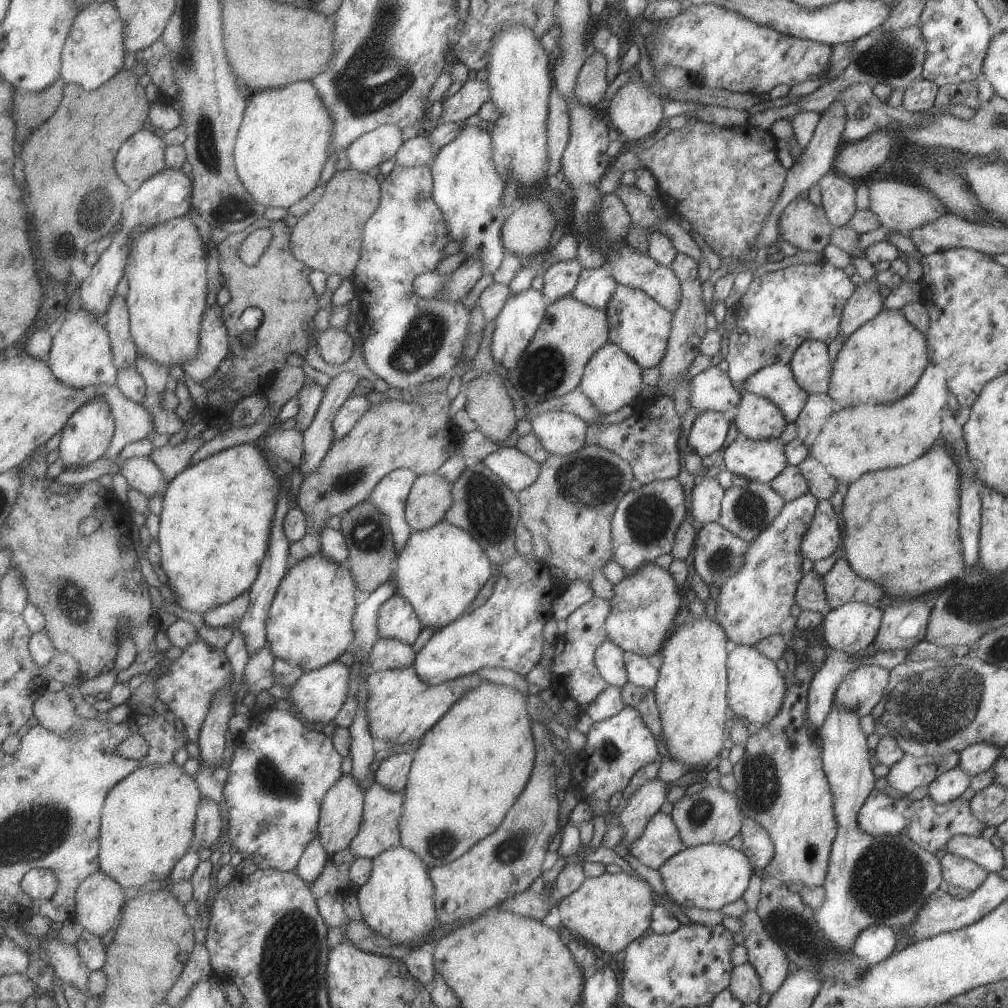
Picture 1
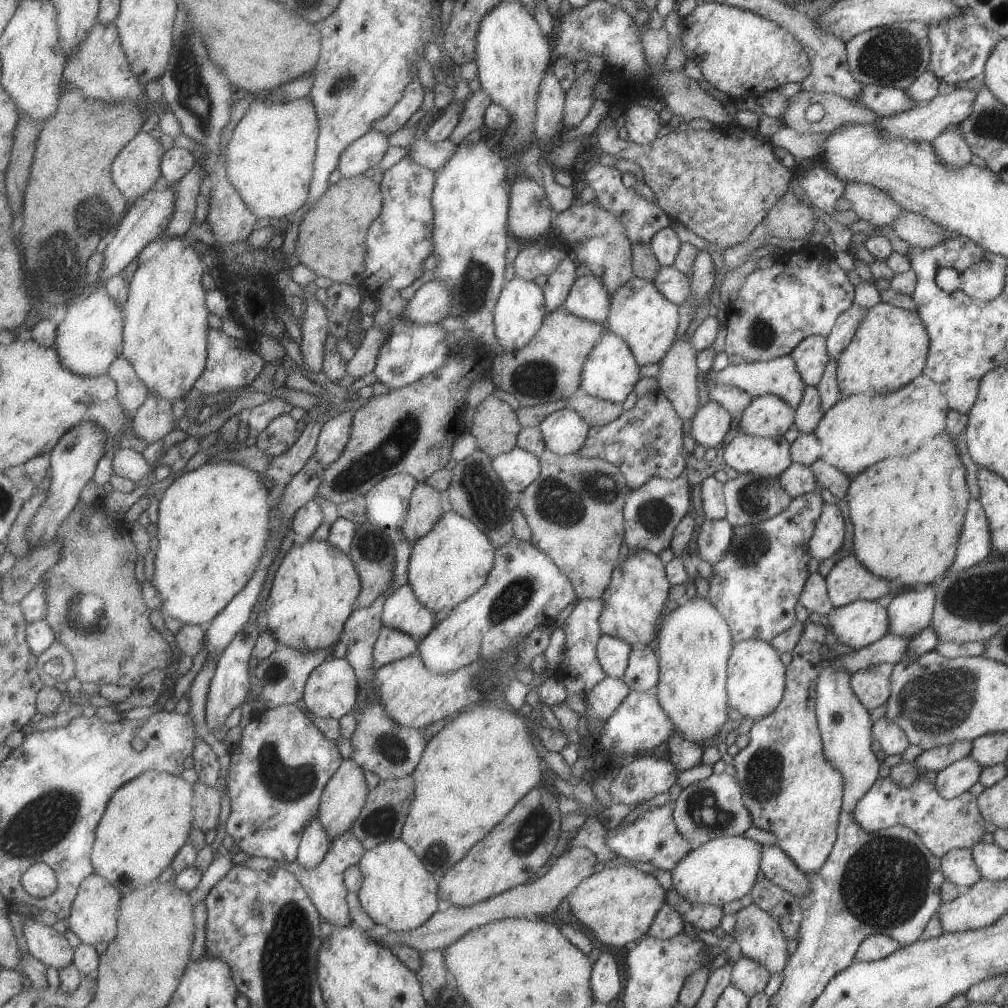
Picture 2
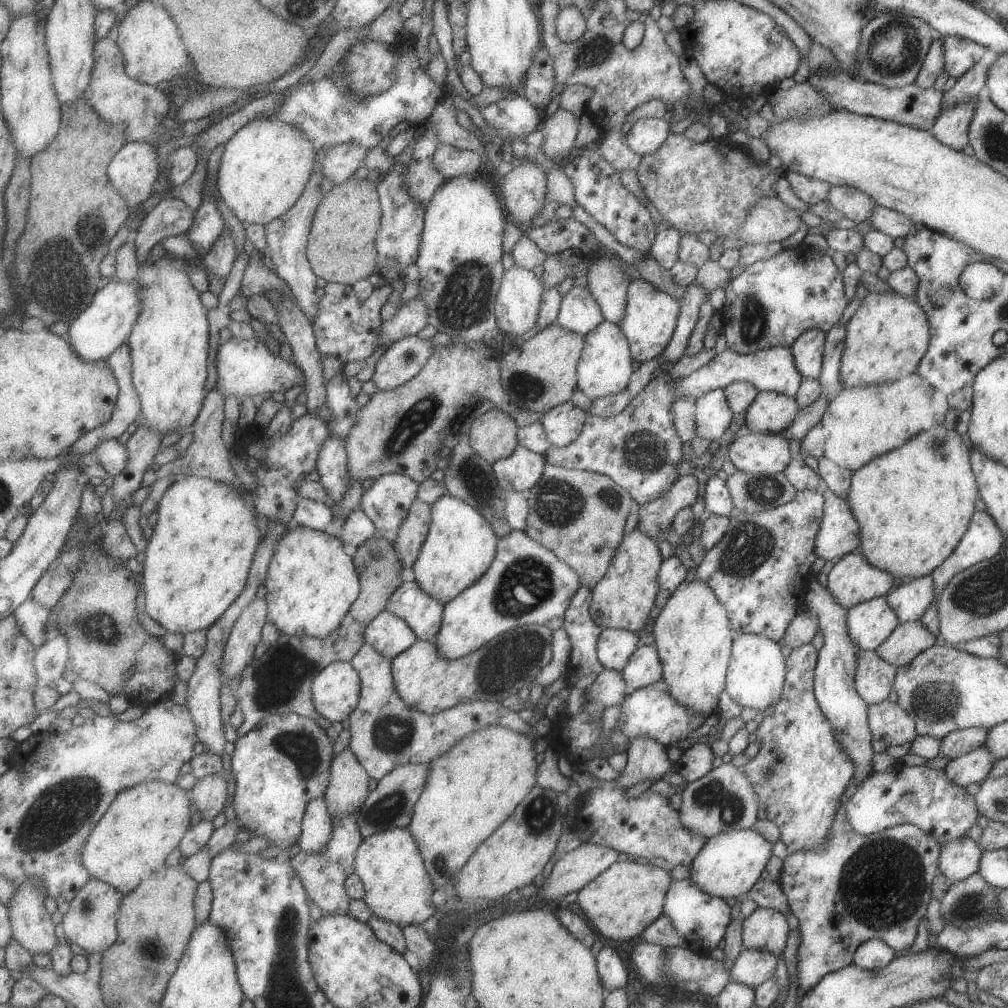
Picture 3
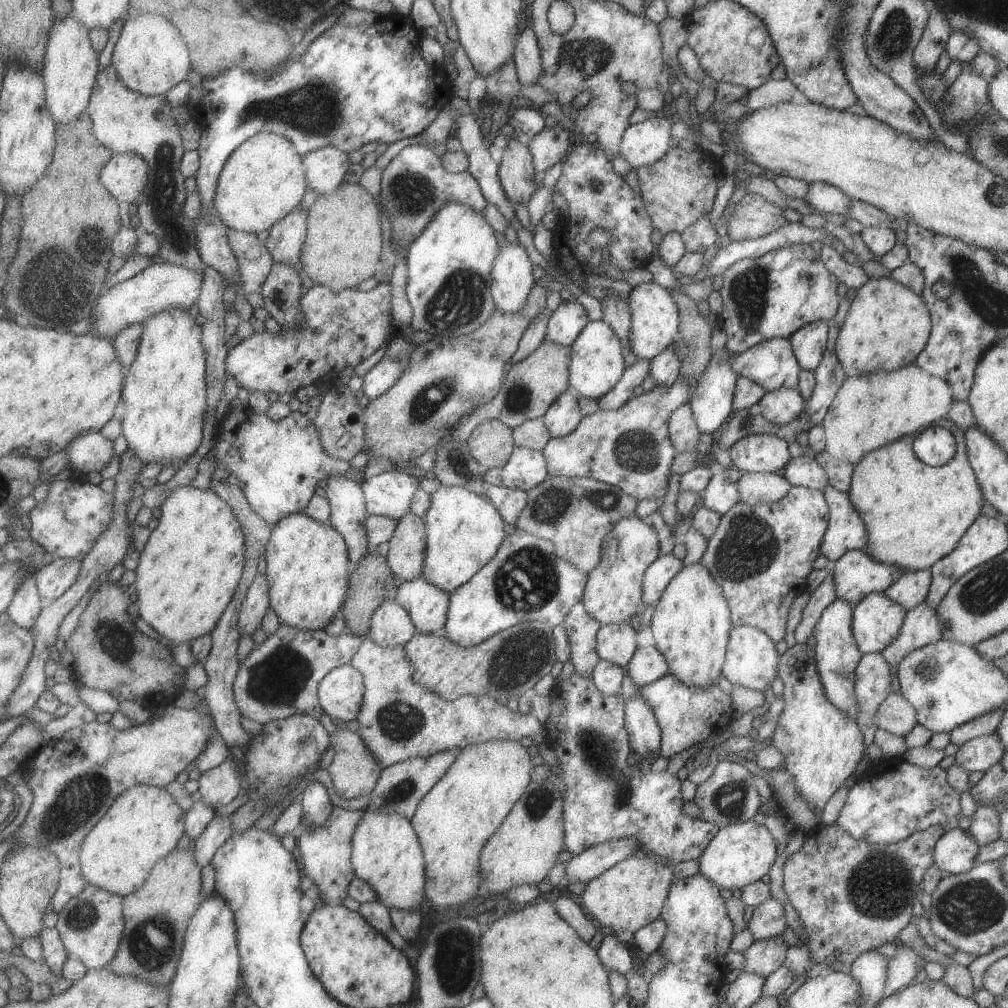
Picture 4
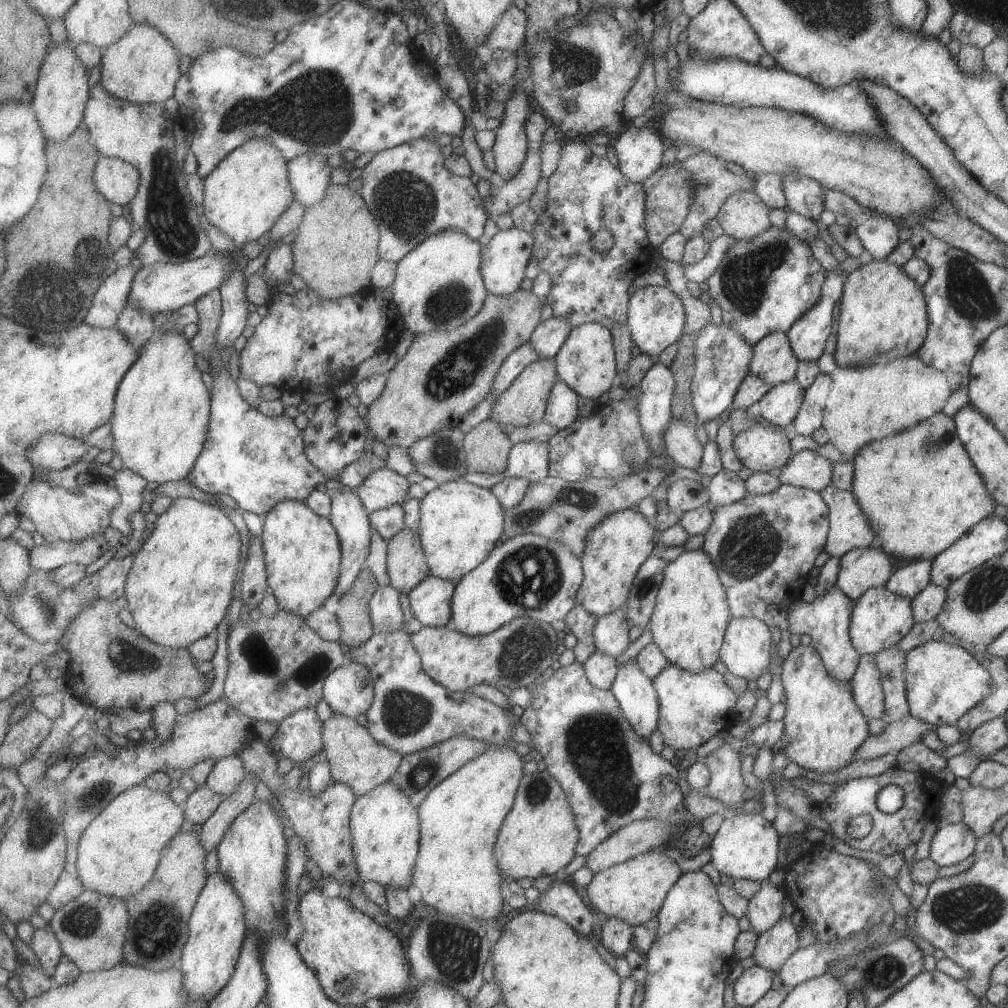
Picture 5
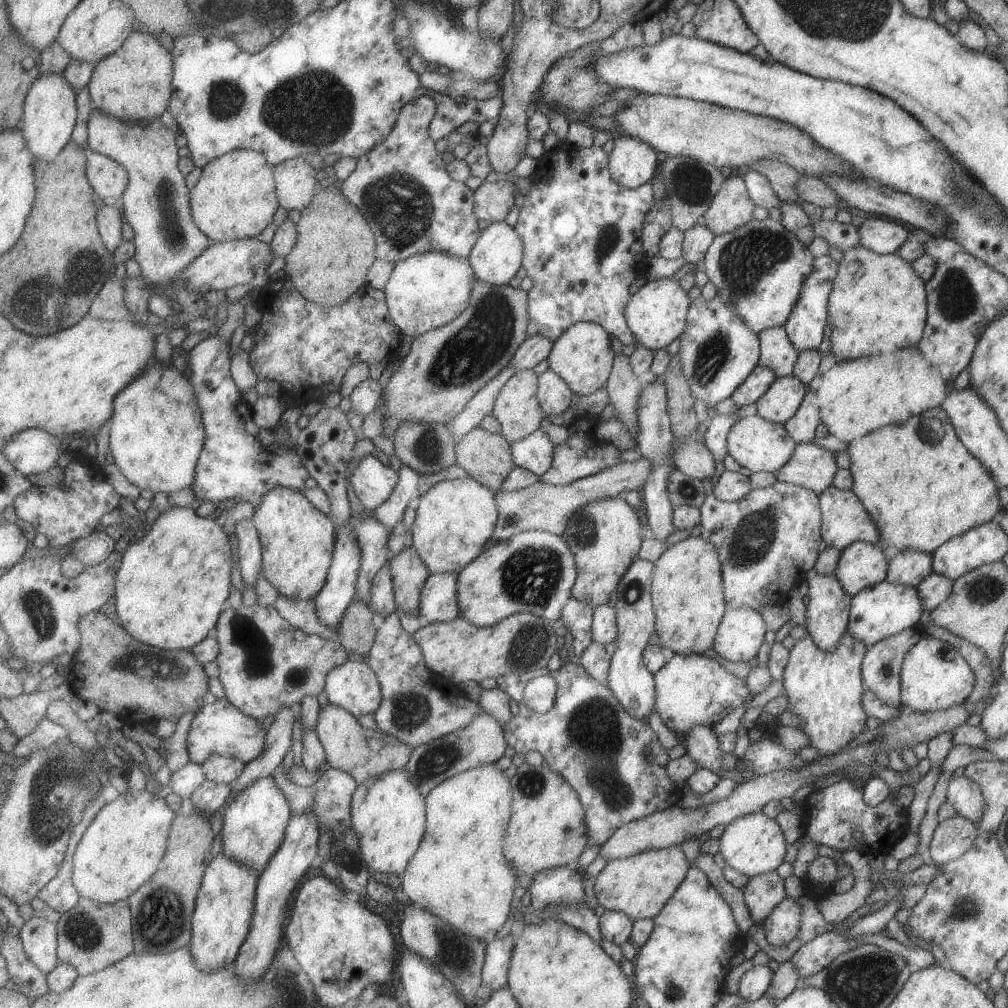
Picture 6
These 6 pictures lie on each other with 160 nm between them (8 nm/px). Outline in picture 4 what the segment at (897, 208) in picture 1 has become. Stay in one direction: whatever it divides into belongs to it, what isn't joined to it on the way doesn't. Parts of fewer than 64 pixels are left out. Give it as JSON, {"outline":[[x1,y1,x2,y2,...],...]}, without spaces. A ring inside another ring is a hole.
{"outline":[[821,181,808,183,804,199,819,214,841,214,846,218,848,216,851,199,836,186]]}

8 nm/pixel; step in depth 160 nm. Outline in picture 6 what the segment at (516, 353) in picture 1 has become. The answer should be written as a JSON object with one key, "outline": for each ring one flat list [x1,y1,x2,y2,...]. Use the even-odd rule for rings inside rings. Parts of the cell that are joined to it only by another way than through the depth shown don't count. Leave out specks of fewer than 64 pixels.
{"outline":[[507,222,490,223,471,252,469,262,479,280,508,285,523,267,524,242]]}

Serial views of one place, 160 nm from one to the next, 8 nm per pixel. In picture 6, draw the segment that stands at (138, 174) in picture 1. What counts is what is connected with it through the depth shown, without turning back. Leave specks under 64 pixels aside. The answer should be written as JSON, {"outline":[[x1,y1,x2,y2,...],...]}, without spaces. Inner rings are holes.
{"outline":[[89,147,85,151,88,156,88,177,97,198,101,198,105,205,123,207,125,190,130,182,125,166]]}

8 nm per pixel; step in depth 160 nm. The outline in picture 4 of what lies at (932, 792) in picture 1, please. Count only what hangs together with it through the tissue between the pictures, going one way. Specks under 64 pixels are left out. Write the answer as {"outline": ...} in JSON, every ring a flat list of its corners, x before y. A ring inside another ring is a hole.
{"outline":[[997,733,972,738,958,746,953,755,954,764,965,772,986,771,1003,756,1004,750]]}

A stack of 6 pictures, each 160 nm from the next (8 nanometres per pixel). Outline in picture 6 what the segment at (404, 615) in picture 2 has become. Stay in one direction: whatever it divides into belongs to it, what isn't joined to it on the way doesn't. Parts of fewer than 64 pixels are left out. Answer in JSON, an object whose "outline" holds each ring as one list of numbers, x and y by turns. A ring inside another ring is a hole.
{"outline":[[457,572,433,573,427,580,422,602,421,621,423,623,443,623,456,620,461,613]]}

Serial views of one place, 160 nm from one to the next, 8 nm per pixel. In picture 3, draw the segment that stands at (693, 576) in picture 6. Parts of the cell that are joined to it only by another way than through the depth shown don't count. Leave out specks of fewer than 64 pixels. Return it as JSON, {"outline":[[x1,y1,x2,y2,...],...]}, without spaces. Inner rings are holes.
{"outline":[[697,578,688,583,683,580,669,593,663,608,654,612,650,622,653,646,661,662,662,680,667,686,667,694,695,714,705,717,713,715,718,707,719,693,724,690,734,637,725,606,705,582]]}

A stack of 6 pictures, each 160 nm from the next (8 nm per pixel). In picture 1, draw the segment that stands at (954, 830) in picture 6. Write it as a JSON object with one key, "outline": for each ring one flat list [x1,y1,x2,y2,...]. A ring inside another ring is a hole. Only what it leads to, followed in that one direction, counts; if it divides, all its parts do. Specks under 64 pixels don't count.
{"outline":[[944,853,940,861,943,886,959,887,972,893,989,874,982,866,969,859]]}

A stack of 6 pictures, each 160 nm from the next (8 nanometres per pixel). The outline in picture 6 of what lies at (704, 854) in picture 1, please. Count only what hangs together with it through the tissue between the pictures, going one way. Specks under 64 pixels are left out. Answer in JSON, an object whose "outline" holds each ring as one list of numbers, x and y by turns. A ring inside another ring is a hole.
{"outline":[[761,810,729,822,718,840,718,851,721,853,725,864,748,878,763,874,763,872,775,871,784,862,787,844,783,832,777,826,777,822,762,814]]}

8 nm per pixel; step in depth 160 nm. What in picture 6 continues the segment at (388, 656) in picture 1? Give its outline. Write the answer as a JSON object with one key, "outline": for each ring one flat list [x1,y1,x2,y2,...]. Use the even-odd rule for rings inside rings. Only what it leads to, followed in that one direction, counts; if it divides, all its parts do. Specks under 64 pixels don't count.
{"outline":[[385,564,385,566,379,570,377,576,375,576,372,594,372,610,382,621,391,616,393,612,398,612,397,602,395,602,394,579,389,564]]}

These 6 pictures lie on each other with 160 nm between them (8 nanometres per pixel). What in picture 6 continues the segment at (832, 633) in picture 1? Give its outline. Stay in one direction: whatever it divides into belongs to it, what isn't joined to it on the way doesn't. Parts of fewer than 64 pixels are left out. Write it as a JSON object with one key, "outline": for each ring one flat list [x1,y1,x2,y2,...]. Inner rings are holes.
{"outline":[[882,581,874,586,863,588,850,598,846,630,853,638,861,640,865,646,869,647,883,638,898,634,901,630,918,627,922,610,916,588]]}

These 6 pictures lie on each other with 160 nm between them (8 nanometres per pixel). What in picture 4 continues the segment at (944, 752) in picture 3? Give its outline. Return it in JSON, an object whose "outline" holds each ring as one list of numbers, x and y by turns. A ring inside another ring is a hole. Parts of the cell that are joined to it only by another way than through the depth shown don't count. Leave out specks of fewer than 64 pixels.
{"outline":[[1006,706,1001,709,995,708,990,713,982,714,973,720,967,721,961,726,952,728,948,732,950,743,953,743,958,747,972,738,995,733,1005,709]]}

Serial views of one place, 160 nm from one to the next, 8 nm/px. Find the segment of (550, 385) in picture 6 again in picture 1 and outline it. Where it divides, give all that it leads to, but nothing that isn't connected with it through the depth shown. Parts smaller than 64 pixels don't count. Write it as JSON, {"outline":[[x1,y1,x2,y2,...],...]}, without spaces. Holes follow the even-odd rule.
{"outline":[[547,411,535,415,531,424,551,455,568,455,579,450,588,427,582,418,567,411]]}

